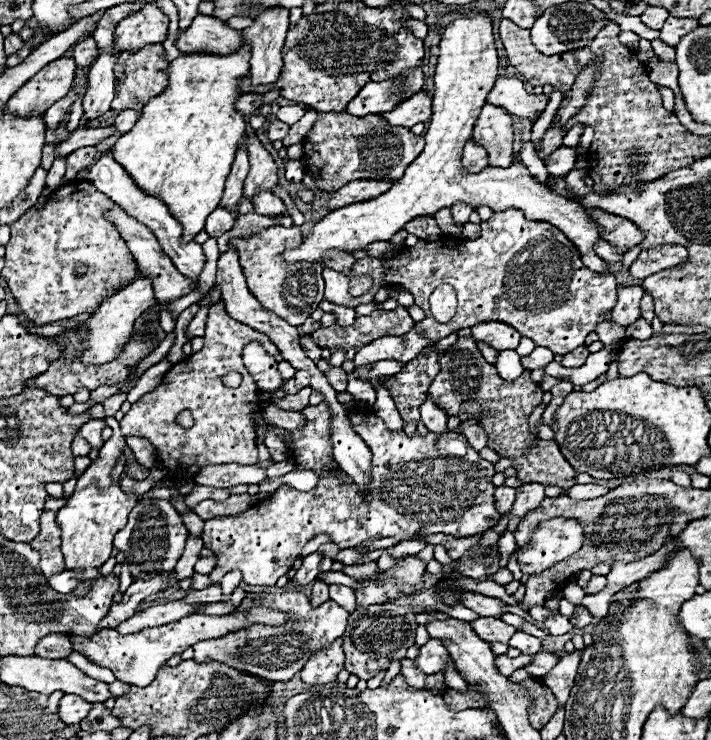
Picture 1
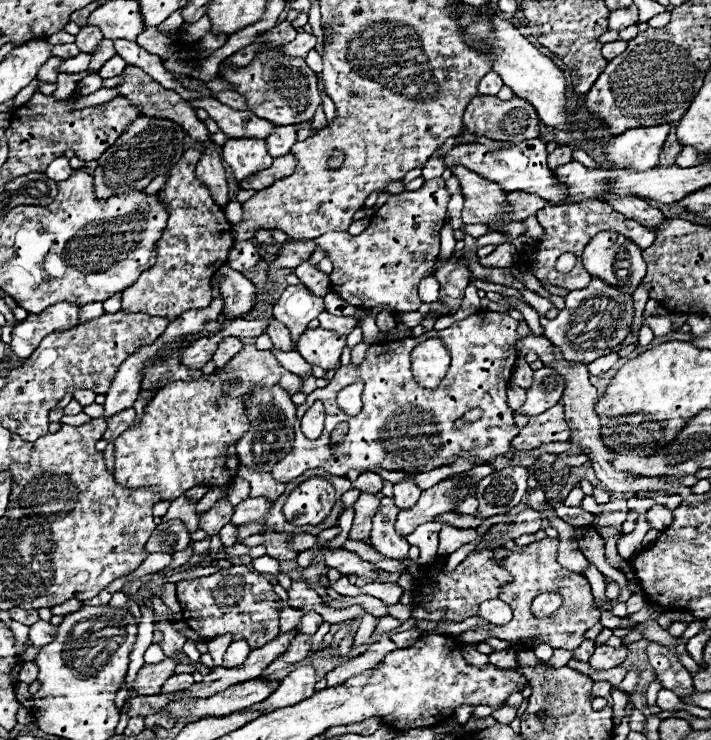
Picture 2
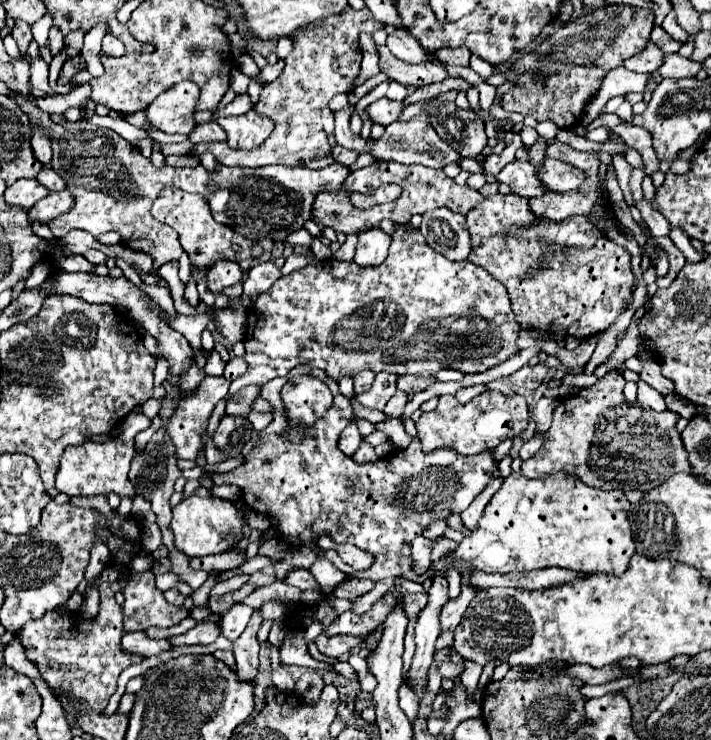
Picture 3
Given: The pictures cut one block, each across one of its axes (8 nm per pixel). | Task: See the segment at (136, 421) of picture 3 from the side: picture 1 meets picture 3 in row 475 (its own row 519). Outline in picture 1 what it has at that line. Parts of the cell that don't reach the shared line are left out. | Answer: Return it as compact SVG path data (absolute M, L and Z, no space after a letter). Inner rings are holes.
M106 417L104 420L113 430L113 434L100 448L98 458L92 460L92 464L78 476L78 484L72 498L64 508L60 508L56 518L58 524L62 526L62 554L66 560L66 568L84 570L84 582L74 592L84 592L84 588L88 588L88 580L92 580L98 568L110 558L112 536L120 532L120 528L124 528L124 524L128 522L130 510L138 502L136 494L128 494L120 488L120 480L110 478L112 468L116 466L116 460L124 454L128 444L126 444L126 438L122 436L119 422L114 417Z

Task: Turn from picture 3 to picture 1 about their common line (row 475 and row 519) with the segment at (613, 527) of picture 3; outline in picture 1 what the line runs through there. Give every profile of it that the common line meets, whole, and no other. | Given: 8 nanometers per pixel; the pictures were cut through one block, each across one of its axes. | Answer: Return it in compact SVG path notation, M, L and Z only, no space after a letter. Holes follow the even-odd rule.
M522 484L518 490L518 498L510 510L510 530L516 530L518 522L522 520L522 516L526 512L530 512L530 508L538 508L540 500L544 498L544 486L542 484ZM564 518L548 520L540 528L536 528L536 532L532 534L532 540L524 548L518 548L518 564L524 574L544 572L544 570L552 568L554 564L566 560L568 556L576 554L580 550L582 538L584 538L582 528L580 528L580 524L576 524L576 520L564 520Z

